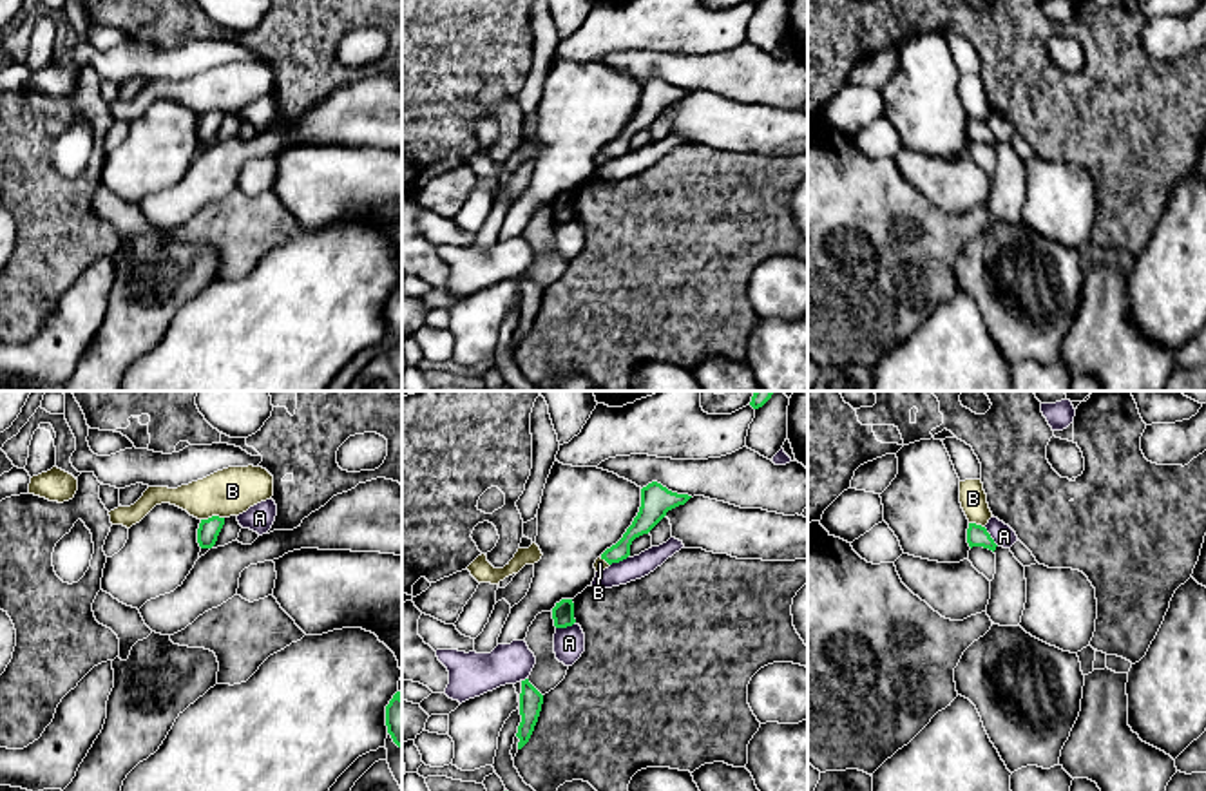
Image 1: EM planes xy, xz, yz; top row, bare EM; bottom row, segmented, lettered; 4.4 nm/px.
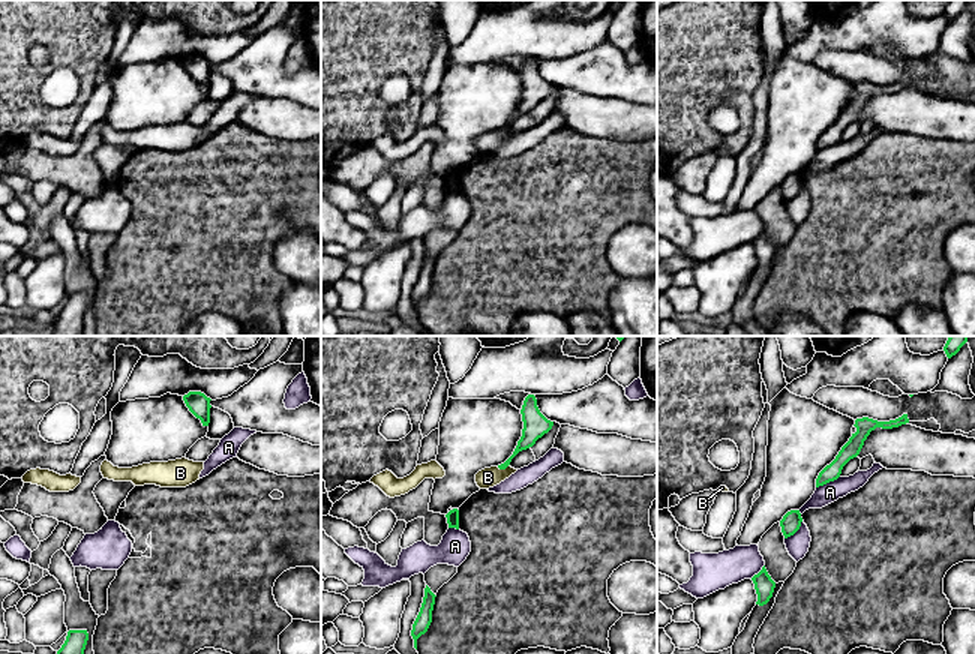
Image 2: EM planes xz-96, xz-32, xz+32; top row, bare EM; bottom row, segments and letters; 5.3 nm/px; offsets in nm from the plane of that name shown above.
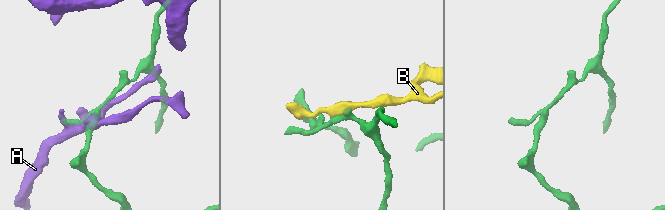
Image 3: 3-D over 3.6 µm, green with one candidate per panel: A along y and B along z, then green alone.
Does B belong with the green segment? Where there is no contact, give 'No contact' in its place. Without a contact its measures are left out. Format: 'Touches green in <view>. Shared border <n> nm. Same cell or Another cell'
Touches green in xy. Shared border 110 nm. Same cell

